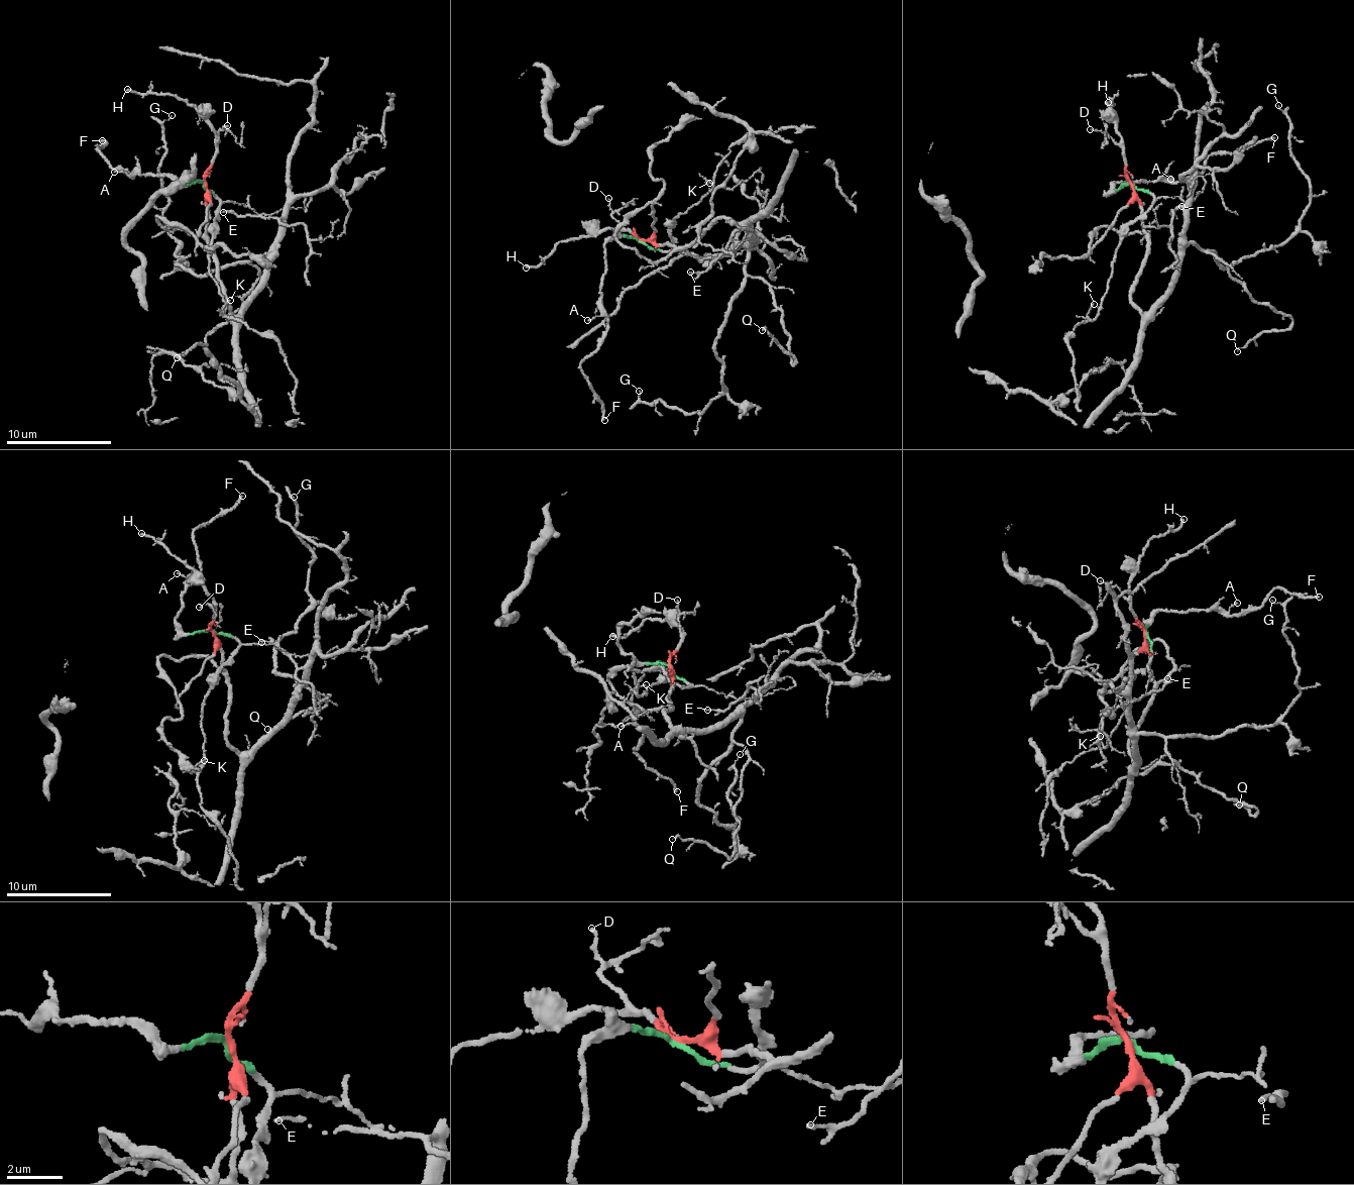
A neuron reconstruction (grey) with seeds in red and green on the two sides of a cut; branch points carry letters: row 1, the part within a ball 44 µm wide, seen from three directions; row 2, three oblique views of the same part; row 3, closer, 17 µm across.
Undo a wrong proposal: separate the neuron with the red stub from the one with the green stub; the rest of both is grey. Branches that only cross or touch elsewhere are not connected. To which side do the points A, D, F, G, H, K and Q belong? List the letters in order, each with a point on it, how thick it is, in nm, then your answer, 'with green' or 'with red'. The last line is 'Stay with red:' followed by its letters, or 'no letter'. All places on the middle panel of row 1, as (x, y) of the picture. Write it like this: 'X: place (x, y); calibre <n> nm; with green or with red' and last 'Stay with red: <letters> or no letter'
A: place (587, 320); calibre 120 nm; with green
D: place (608, 198); calibre 120 nm; with red
F: place (604, 420); calibre 180 nm; with green
G: place (639, 391); calibre 80 nm; with red
H: place (526, 267); calibre 190 nm; with red
K: place (709, 183); calibre 120 nm; with green
Q: place (762, 330); calibre 130 nm; with red
Stay with red: D, G, H, Q

